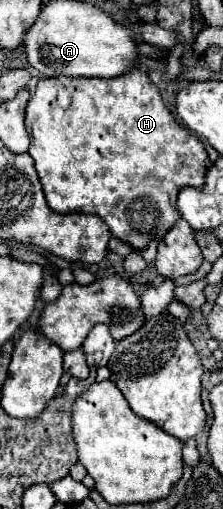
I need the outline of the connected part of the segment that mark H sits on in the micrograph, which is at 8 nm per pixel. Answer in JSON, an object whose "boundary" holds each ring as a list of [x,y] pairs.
{"boundary":[[[131,69],[127,73],[123,73],[121,77],[113,77],[113,79],[67,79],[67,77],[43,77],[37,87],[33,97],[27,103],[27,117],[25,117],[25,127],[27,133],[31,137],[31,145],[29,145],[29,155],[35,161],[35,169],[37,175],[41,179],[43,191],[45,191],[45,199],[49,203],[49,207],[55,213],[73,213],[73,211],[81,211],[81,213],[95,213],[99,215],[107,227],[111,229],[111,233],[121,239],[123,243],[127,243],[129,247],[141,251],[147,247],[147,243],[153,237],[163,237],[173,225],[175,221],[181,217],[177,211],[177,193],[181,187],[201,187],[205,181],[205,161],[207,161],[207,151],[203,149],[203,143],[193,137],[193,133],[185,127],[181,127],[171,111],[165,107],[161,93],[157,89],[157,85],[151,83],[149,75],[141,69]]]}

